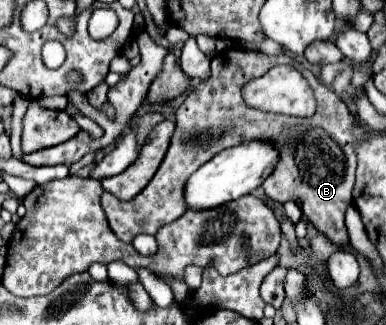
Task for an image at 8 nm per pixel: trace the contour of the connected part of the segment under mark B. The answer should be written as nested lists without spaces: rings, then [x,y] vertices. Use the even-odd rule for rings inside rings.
[[[239,46],[217,52],[211,60],[211,80],[201,82],[193,88],[185,102],[175,112],[175,132],[171,136],[169,150],[163,158],[163,164],[151,178],[151,182],[133,198],[133,200],[117,200],[109,192],[101,196],[101,208],[107,216],[107,222],[115,236],[121,242],[131,244],[137,234],[157,234],[157,230],[165,224],[171,224],[185,212],[183,204],[183,184],[187,178],[205,162],[209,162],[215,154],[225,148],[237,146],[241,142],[267,140],[279,152],[279,162],[275,170],[261,184],[265,194],[285,204],[293,200],[315,230],[325,232],[335,244],[347,244],[349,234],[345,228],[345,212],[351,206],[351,190],[355,184],[355,150],[351,124],[355,116],[345,106],[345,102],[327,86],[323,86],[311,70],[301,66],[291,56],[267,56],[261,52],[245,52]],[[265,64],[293,64],[307,78],[313,88],[317,110],[309,118],[259,112],[245,104],[241,96],[241,88],[253,80],[255,76],[263,76]]]

